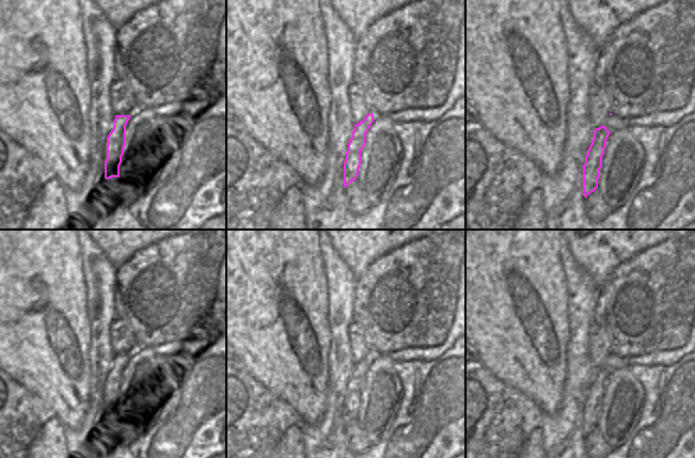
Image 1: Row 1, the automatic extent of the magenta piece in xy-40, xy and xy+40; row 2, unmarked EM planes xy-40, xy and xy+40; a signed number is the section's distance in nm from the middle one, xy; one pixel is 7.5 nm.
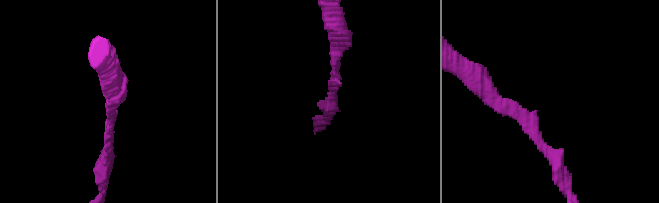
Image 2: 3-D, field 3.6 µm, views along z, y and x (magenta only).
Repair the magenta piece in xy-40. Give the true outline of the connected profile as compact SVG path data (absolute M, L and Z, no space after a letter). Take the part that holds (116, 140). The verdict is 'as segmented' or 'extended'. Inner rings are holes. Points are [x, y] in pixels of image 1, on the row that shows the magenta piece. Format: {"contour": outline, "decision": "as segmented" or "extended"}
{"contour": "M115 115L113 129L107 138L107 159L105 178L120 177L120 165L126 146L126 125L130 115Z", "decision": "as segmented"}

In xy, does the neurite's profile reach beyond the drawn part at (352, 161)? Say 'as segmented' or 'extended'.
as segmented

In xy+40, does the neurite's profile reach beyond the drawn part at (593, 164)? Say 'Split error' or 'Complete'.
Complete

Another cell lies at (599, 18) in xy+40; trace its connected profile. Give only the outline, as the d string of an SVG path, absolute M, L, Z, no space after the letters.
M566 0L570 14L601 49L613 31L639 13L666 0Z

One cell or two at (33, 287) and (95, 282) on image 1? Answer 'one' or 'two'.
two

